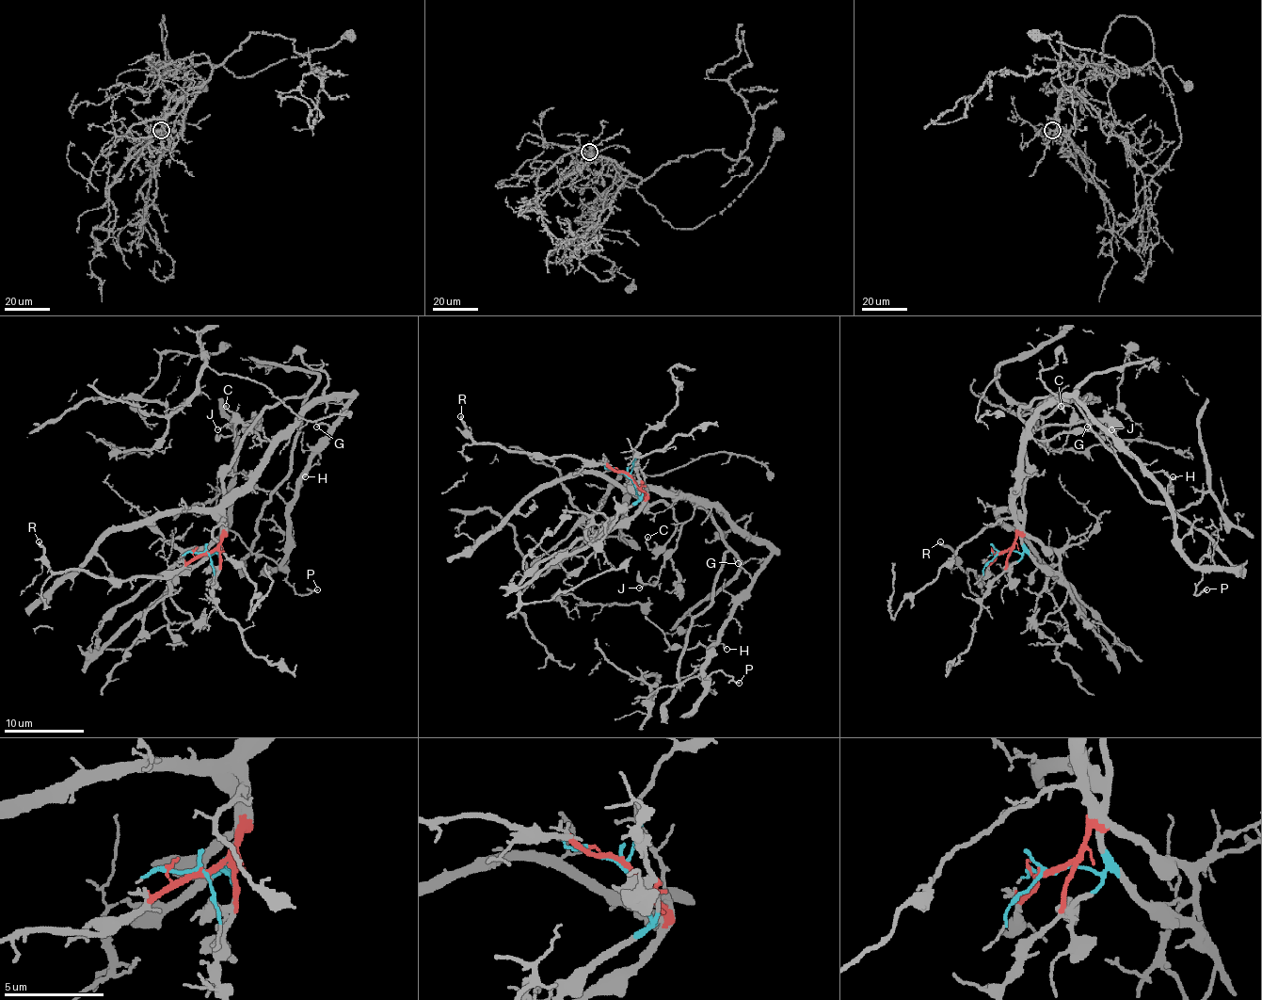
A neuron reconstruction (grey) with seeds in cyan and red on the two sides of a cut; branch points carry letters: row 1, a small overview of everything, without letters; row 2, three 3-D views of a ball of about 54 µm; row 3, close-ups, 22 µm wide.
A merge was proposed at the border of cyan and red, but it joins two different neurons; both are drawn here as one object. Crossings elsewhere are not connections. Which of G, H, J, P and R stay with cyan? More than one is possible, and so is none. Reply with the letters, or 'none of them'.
none of them

